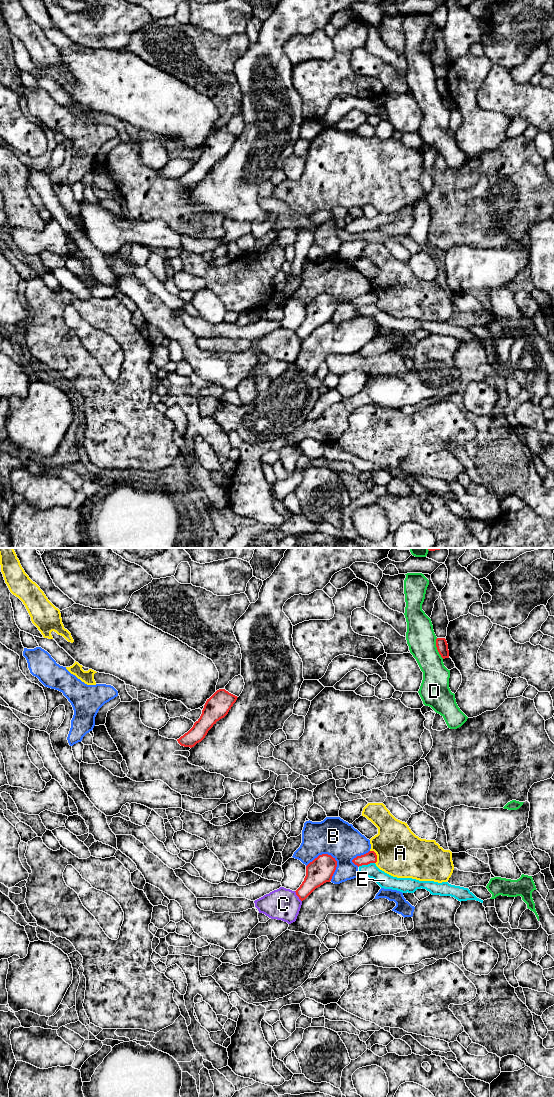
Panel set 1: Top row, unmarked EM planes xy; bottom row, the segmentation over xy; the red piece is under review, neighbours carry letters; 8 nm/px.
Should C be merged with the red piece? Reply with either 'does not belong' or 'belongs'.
does not belong

